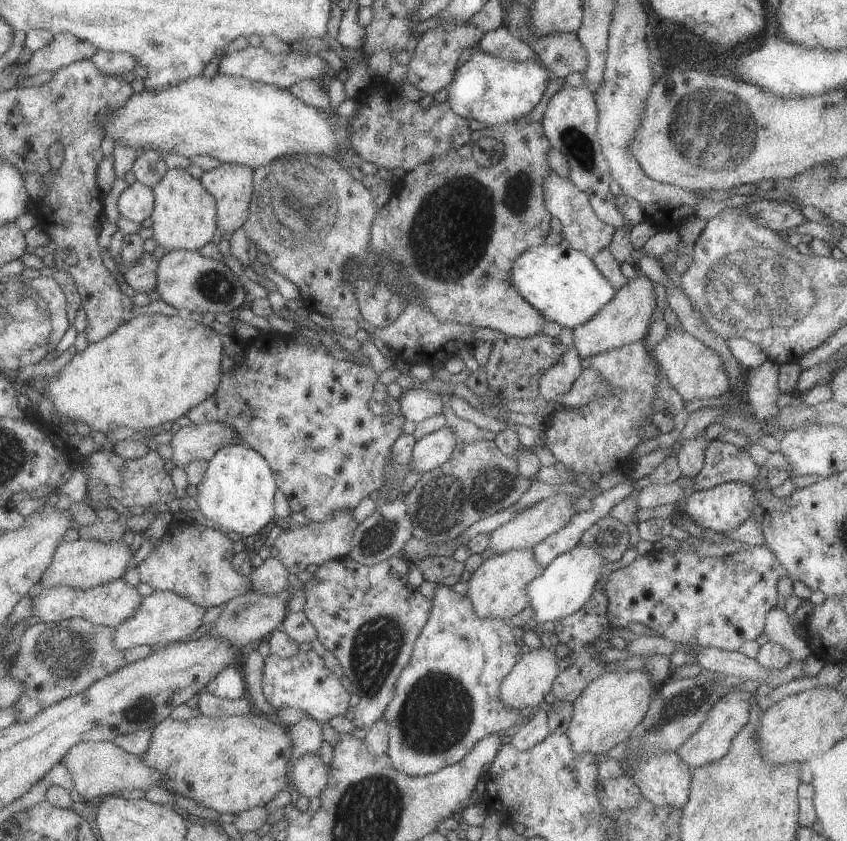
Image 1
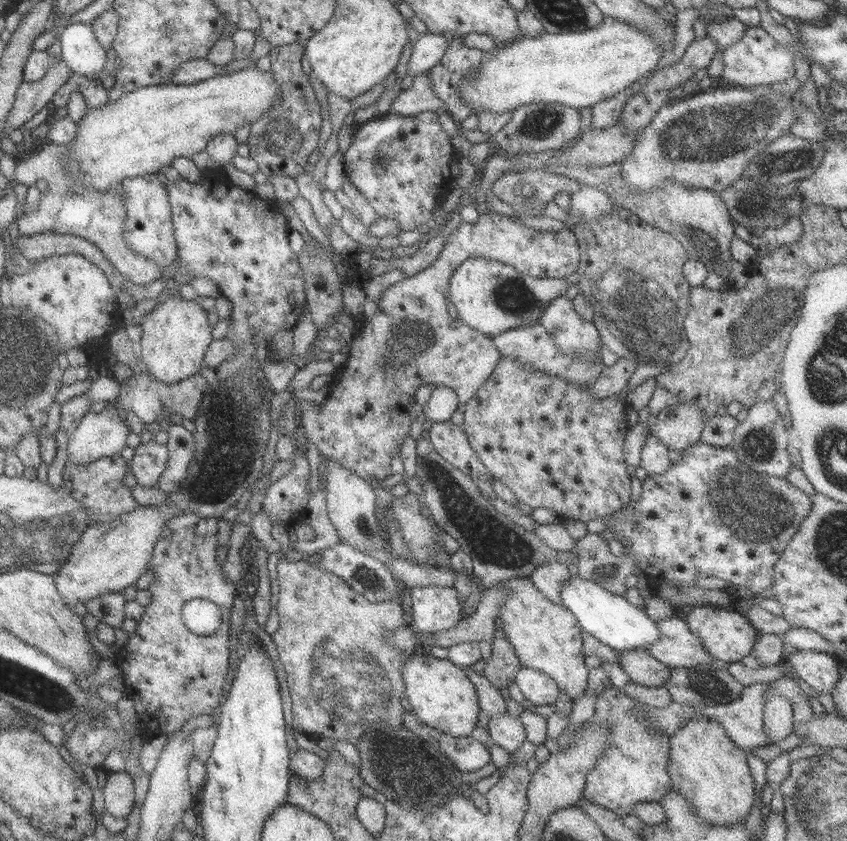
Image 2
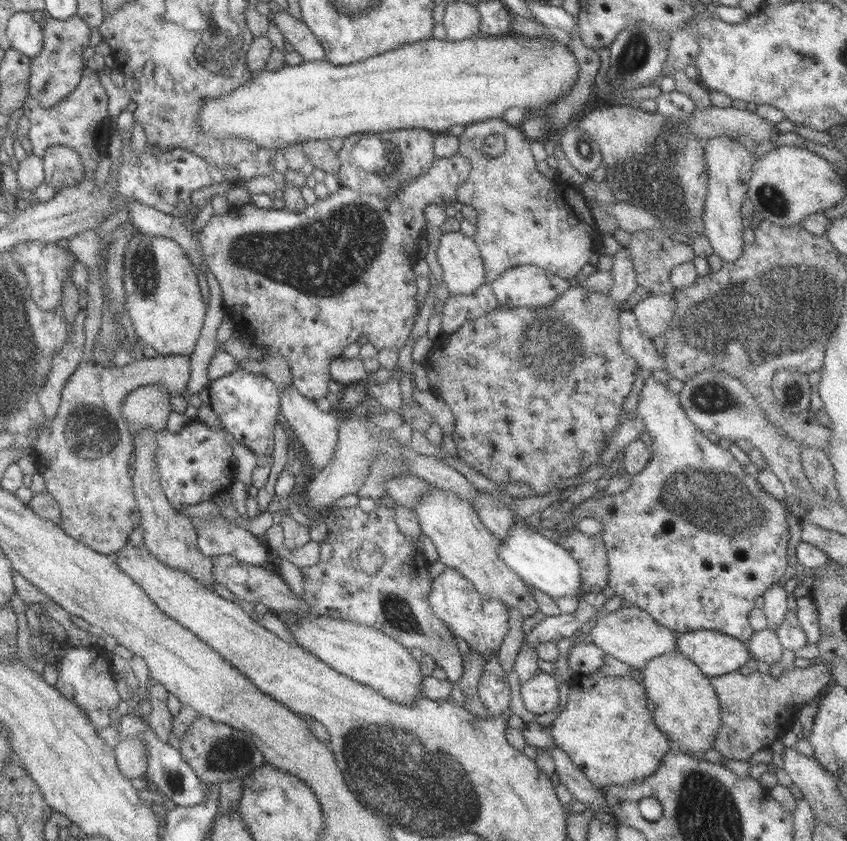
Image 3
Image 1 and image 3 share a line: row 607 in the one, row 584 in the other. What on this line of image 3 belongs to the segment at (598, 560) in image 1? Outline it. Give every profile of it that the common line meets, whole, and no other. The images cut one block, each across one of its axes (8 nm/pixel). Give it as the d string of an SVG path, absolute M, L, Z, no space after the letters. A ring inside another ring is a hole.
M516 522L511 529L510 537L497 549L500 557L522 580L532 584L541 592L553 599L574 596L578 601L583 598L581 594L582 583L580 583L580 565L570 552L560 544L551 542L538 531L524 528L523 522Z

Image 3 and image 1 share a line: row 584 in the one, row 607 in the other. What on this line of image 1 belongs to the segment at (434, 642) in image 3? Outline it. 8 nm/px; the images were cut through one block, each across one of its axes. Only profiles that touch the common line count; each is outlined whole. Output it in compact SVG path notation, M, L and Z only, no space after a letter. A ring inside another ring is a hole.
M398 554L375 564L374 566L366 566L352 560L346 556L344 558L333 557L328 561L318 565L317 571L312 575L312 578L304 583L302 586L306 596L306 604L304 606L304 614L311 620L311 623L316 627L317 638L322 643L322 646L332 653L340 661L343 668L343 674L348 676L352 684L358 689L358 695L353 702L354 719L352 723L357 728L370 729L371 726L385 713L386 707L395 695L395 686L401 672L409 665L414 645L419 634L424 630L426 623L429 619L433 602L428 599L424 594L420 593L420 589L411 585L408 581L408 572L413 568L413 563L408 561L403 554Z

